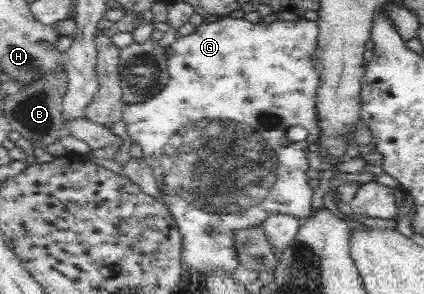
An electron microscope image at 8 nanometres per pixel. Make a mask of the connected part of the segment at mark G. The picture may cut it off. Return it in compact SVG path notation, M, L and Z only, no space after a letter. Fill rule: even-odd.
M230 16L218 20L218 22L202 23L196 27L194 33L179 37L174 44L165 50L167 54L167 71L169 81L166 86L148 100L138 104L127 104L123 106L122 118L124 128L130 136L132 143L136 142L144 154L143 160L152 168L154 178L162 197L162 201L173 214L177 222L177 228L182 235L183 250L182 260L196 269L200 274L206 276L208 272L224 270L230 274L239 266L237 260L234 234L236 230L250 228L263 224L270 214L289 214L299 220L310 216L312 211L312 196L314 190L308 185L306 172L310 169L308 163L308 147L317 144L321 138L320 116L316 113L316 90L320 84L320 72L316 69L314 54L316 53L317 36L319 28L316 21L310 21L302 17L296 22L284 22L276 20L270 26L262 26L260 30L260 42L244 42L244 22L240 18ZM292 126L301 126L308 131L308 137L303 142L289 142L285 133Z

